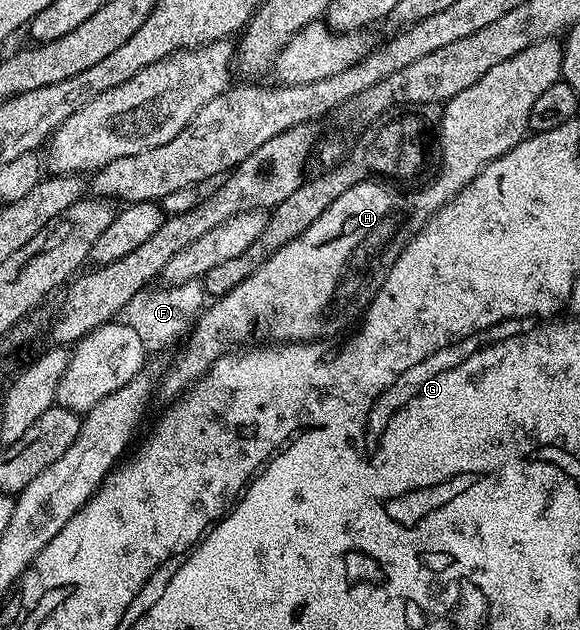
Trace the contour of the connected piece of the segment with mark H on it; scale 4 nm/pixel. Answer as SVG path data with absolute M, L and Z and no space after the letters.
M551 39L532 47L524 47L520 55L512 55L512 59L496 63L496 67L492 67L492 71L488 71L484 79L476 79L476 83L472 83L468 91L460 91L460 95L445 102L443 109L446 110L442 113L442 170L438 174L435 172L425 182L426 186L423 184L403 192L401 188L391 187L386 183L361 181L359 185L348 187L348 191L337 197L328 211L324 211L324 215L313 221L299 237L280 247L280 251L273 253L255 273L248 275L248 279L244 279L236 287L232 287L232 291L203 309L189 330L190 342L183 347L182 354L175 359L166 378L163 381L161 378L160 393L170 397L169 399L185 393L199 377L208 372L218 357L231 347L246 343L241 341L248 340L254 329L258 333L267 333L271 337L269 340L274 343L318 343L326 339L322 337L336 336L341 329L349 330L365 314L366 308L380 291L392 263L396 263L407 243L464 186L472 183L474 176L485 165L516 147L527 136L532 103L536 103L541 93L548 91L548 87L552 87L552 83L559 81L562 76L562 46L561 40Z

